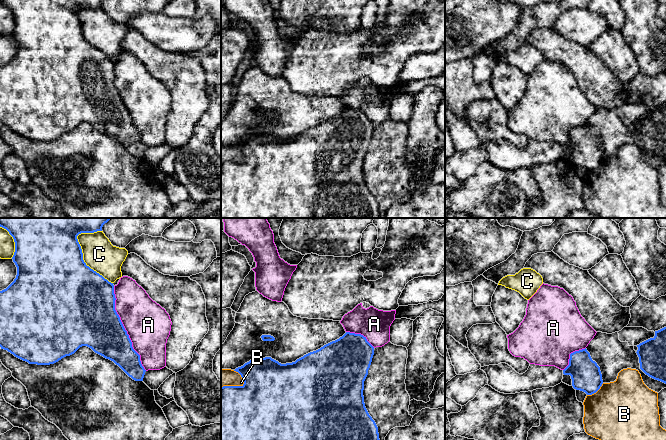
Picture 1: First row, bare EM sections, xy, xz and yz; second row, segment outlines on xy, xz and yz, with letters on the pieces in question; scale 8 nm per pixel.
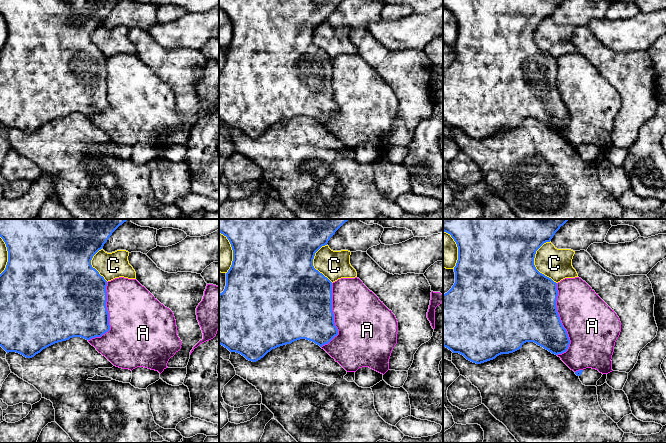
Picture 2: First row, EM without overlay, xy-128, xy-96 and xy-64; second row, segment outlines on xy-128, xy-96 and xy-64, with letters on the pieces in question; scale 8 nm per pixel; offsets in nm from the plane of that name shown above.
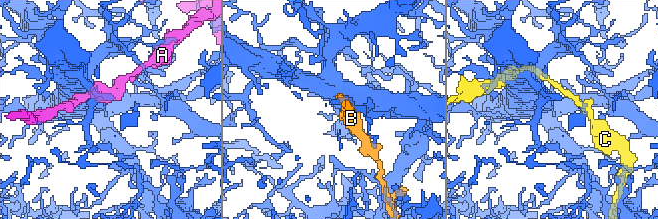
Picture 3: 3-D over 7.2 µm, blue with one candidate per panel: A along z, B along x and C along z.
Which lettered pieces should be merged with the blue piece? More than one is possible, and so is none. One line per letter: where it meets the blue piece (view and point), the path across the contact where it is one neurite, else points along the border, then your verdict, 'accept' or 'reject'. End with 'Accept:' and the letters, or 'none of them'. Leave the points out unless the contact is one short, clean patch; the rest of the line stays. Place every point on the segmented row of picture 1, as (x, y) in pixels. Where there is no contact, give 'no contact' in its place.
A: xy (124, 328) | reject
B: yz (595, 392) | reject
C: xy (84, 262) | reject
Accept: none of them

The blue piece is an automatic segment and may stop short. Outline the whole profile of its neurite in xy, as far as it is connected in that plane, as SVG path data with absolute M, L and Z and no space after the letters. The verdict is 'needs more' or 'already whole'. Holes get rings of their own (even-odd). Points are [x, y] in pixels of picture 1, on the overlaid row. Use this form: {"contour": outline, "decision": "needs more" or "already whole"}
{"contour": "M0 218L0 227L6 229L15 242L15 252L12 257L17 267L14 281L4 290L0 291L0 347L15 357L29 364L50 365L66 356L74 354L80 347L87 346L95 353L113 361L129 377L135 381L143 381L146 370L141 364L140 355L133 349L132 342L125 330L119 315L115 310L114 285L102 275L91 269L83 260L83 253L77 236L81 233L94 233L102 231L102 227L111 218Z", "decision": "already whole"}

